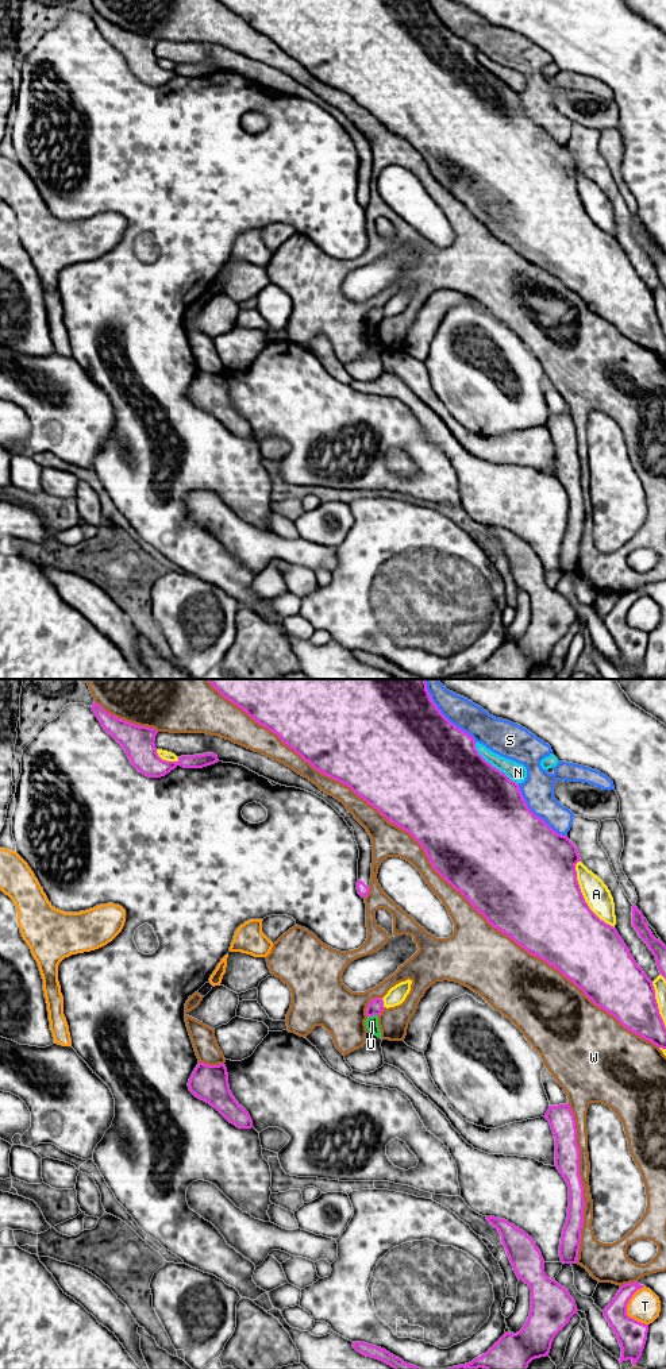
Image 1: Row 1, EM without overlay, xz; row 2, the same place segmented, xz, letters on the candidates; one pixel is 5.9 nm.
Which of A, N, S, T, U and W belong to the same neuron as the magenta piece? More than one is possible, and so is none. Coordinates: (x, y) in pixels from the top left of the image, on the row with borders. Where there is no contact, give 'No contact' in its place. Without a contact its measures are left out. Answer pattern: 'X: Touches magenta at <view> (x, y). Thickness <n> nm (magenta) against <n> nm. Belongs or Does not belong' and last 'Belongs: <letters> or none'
A: Touches magenta at xz (582, 897). Thickness 500 nm (magenta) against 150 nm. Does not belong
N: Touches magenta at xz (492, 766). Thickness 500 nm (magenta) against 110 nm. Does not belong
S: Touches magenta at xz (441, 713). Thickness 500 nm (magenta) against 180 nm. Does not belong
T: Touches magenta at xz (626, 1310). Thickness 180 nm (magenta) against 190 nm. Does not belong
U: Touches magenta at xz (372, 1015). Thickness 90 nm (magenta) against 80 nm. Does not belong
W: Touches magenta at xz (430, 862). Thickness 500 nm (magenta) against 190 nm. Does not belong
Belongs: none

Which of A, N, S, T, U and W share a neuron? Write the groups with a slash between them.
A / N S / T / U / W

